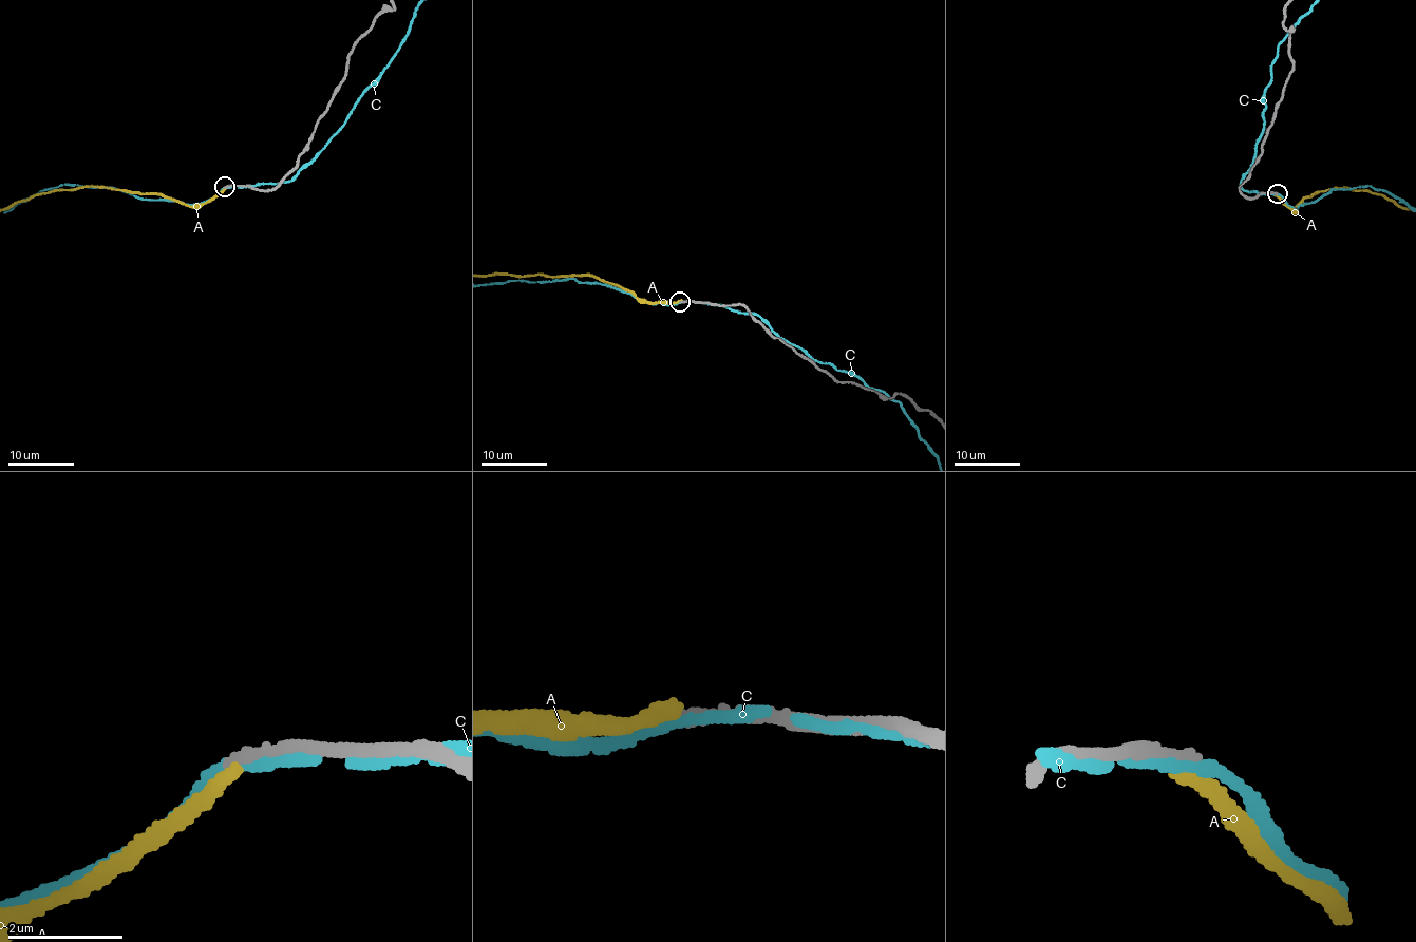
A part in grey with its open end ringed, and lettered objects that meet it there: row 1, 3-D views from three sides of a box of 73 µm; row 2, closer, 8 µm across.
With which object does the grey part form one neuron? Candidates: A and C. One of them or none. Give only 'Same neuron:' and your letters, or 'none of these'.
Same neuron: none of these

